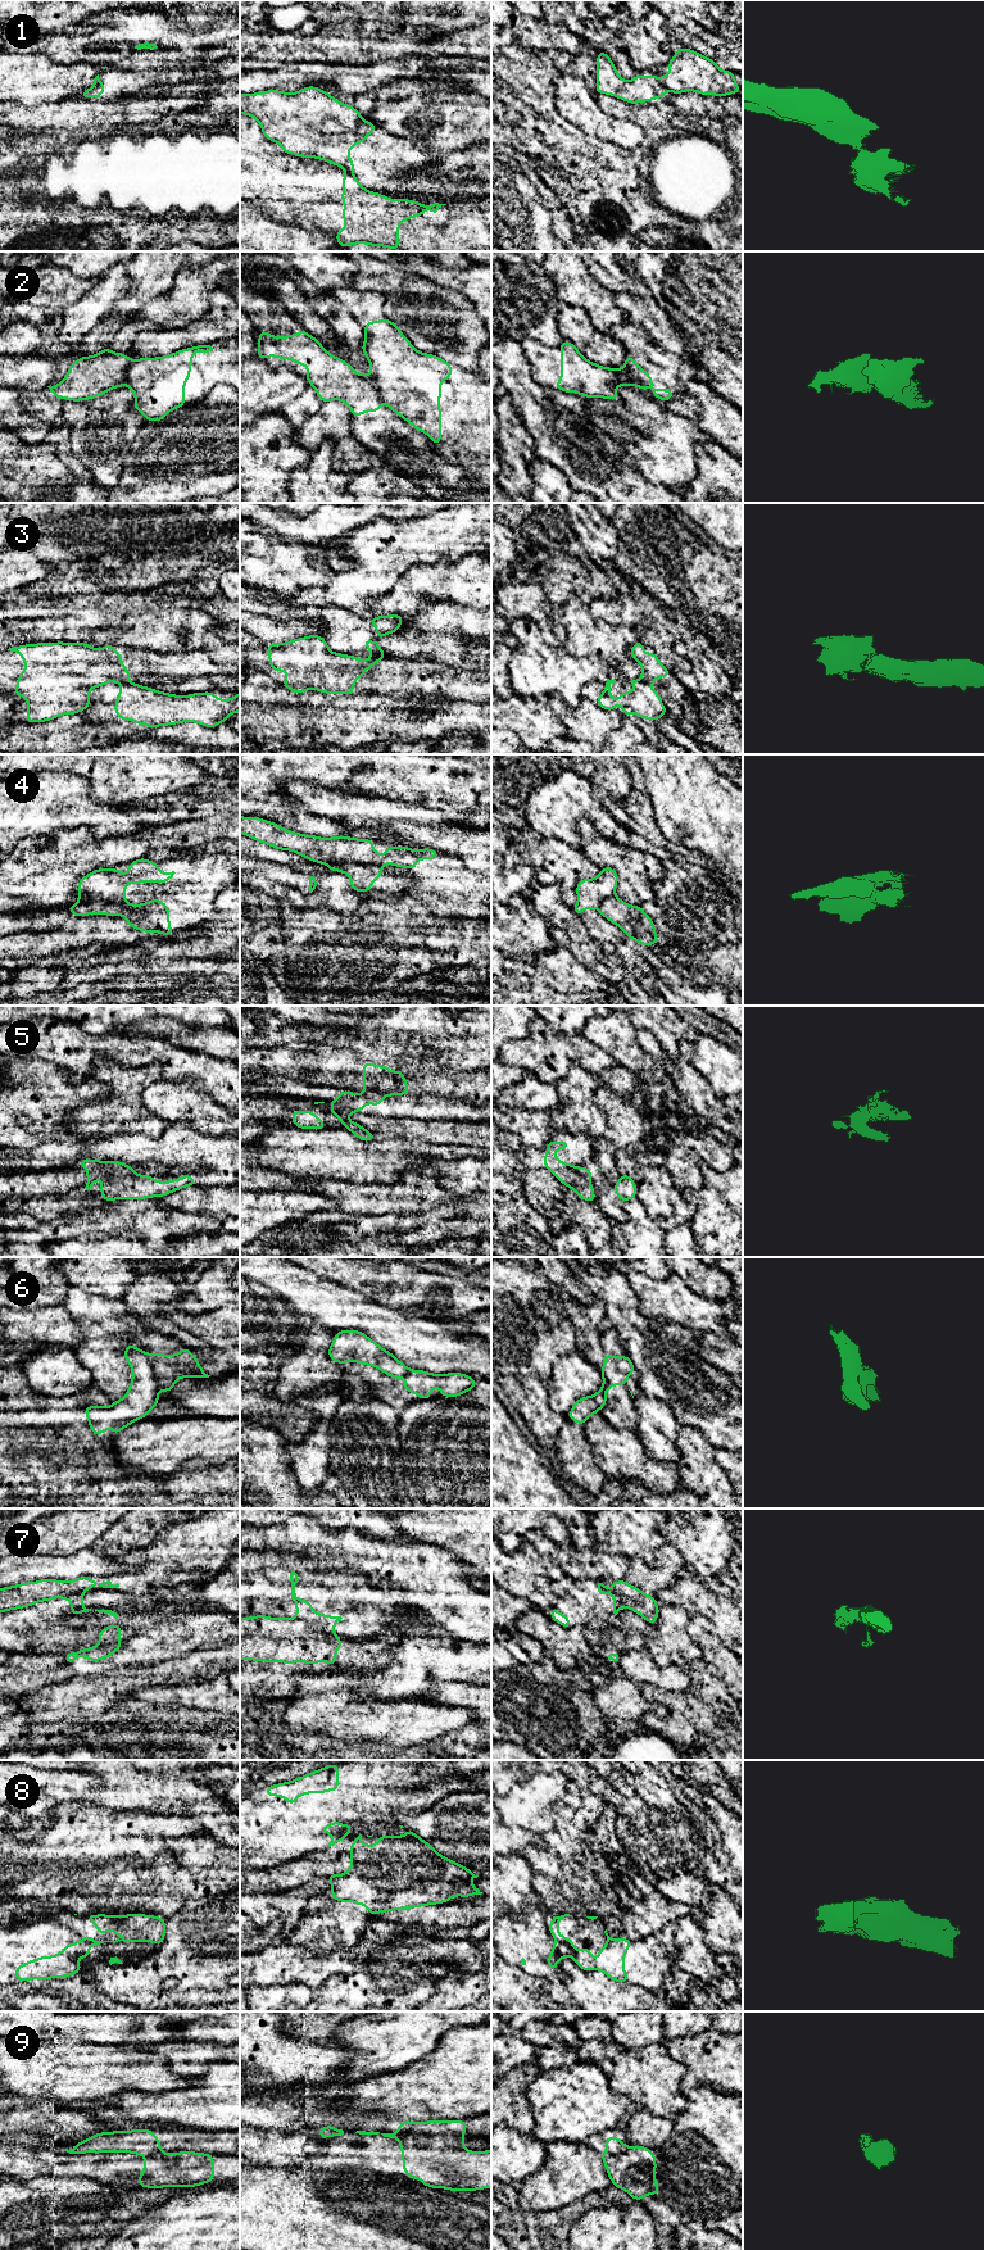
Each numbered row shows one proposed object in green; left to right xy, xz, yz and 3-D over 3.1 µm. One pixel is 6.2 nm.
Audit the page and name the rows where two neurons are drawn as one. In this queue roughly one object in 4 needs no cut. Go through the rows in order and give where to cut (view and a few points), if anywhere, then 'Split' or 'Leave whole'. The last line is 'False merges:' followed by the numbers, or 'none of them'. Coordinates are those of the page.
1: Split along yz (660, 78), (666, 87). Split
2: Split along xy (132, 361), (127, 368), (123, 384). Split
3: Split along xy (118, 681), (128, 684). Split
4: Split along xy (78, 901), (118, 902), (130, 915). Split
5: Split along xy (132, 1171), (107, 1178). Split
6: Split along xy (148, 1355), (158, 1392). Split
7: Split along xz (295, 1618), (304, 1622), (313, 1631), (334, 1634). Split
8: Split along yz (556, 1940), (565, 1944), (572, 1954). Split
9: Split along yz (627, 2148), (617, 2154), (611, 2154), (606, 2150). Split
False merges: 1, 2, 3, 4, 5, 6, 7, 8, 9

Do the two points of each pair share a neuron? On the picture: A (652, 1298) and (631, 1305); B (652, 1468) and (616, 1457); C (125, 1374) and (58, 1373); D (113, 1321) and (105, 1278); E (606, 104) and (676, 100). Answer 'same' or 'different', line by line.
A: different
B: same
C: different
D: different
E: different

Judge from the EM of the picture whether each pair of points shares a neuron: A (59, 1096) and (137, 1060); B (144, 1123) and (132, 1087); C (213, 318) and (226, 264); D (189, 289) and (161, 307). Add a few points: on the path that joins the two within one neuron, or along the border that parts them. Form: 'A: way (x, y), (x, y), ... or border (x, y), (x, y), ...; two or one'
A: border (60, 1069), (72, 1082), (82, 1082), (90, 1076); two
B: way (140, 1114), (132, 1106), (132, 1096); one
C: border (221, 286), (211, 291), (209, 308), (204, 313); two
D: way (182, 295), (171, 307), (167, 307); one

